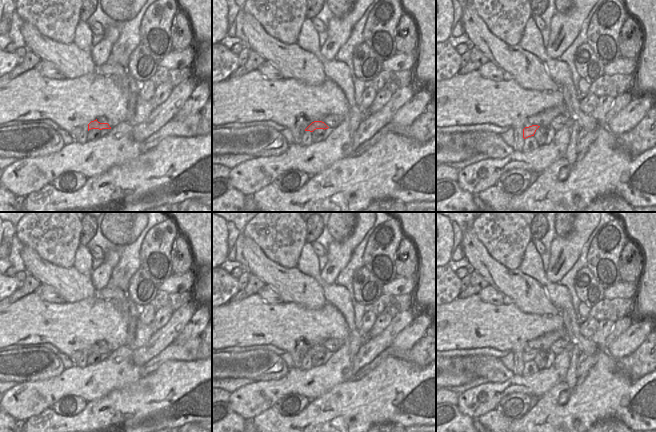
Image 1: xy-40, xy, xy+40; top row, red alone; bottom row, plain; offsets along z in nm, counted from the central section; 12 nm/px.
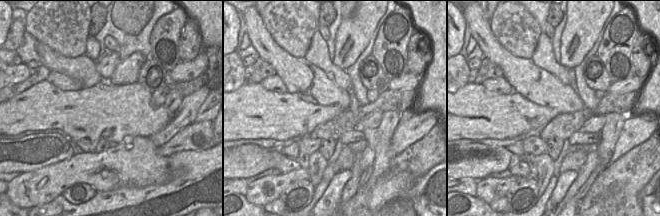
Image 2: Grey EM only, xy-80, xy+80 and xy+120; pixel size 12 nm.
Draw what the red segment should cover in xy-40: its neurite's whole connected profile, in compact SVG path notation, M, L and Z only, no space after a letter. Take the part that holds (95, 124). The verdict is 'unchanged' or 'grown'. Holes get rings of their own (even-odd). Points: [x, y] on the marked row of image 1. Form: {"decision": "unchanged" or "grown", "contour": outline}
{"decision": "grown", "contour": "M99 117L98 119L91 121L88 124L88 131L91 129L111 129L111 127L108 124L108 120L105 117Z"}

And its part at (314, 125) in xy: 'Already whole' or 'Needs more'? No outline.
Needs more

